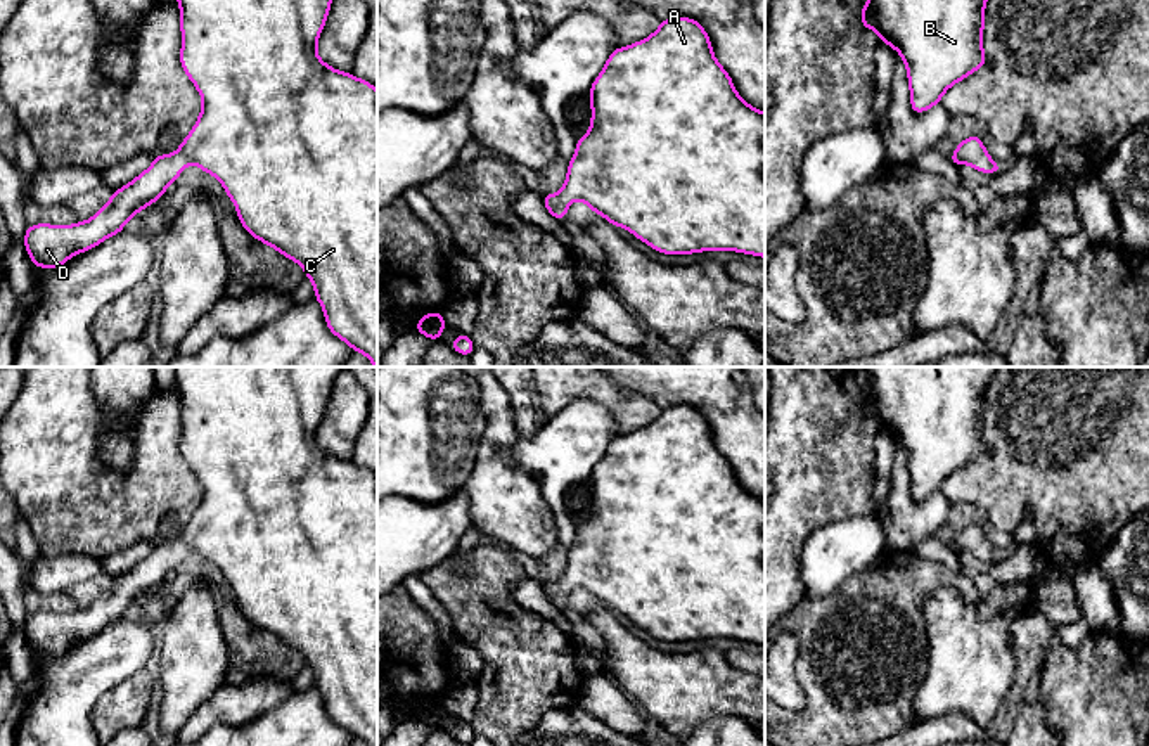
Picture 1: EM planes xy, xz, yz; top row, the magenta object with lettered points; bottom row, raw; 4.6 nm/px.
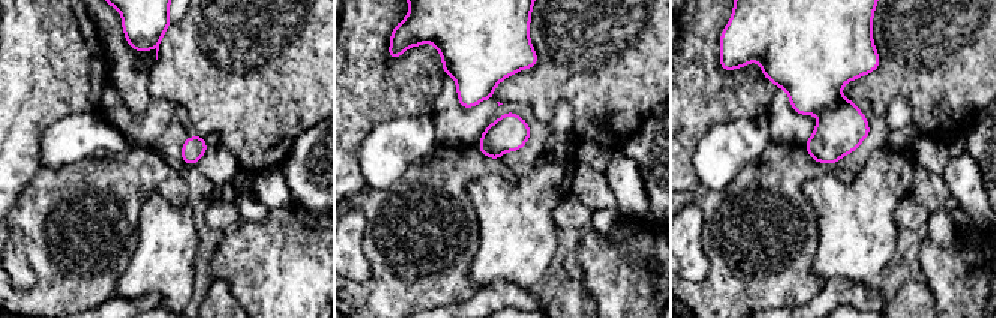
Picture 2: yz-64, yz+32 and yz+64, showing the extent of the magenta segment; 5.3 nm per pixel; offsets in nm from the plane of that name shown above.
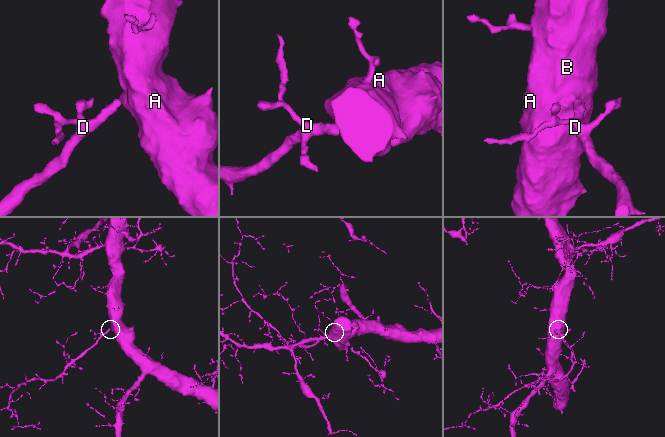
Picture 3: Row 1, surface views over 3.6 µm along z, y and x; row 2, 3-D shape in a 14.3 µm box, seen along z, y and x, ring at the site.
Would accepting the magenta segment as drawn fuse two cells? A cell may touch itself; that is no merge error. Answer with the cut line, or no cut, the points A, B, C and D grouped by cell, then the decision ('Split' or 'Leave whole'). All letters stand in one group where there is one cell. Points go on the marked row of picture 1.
No split. Groups: A B C D. Leave whole

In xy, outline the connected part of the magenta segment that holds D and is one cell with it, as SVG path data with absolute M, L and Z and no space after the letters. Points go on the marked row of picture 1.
M177 0L180 5L182 50L180 64L202 99L202 111L182 140L175 154L157 154L152 164L130 183L111 194L111 199L90 220L59 227L50 223L28 225L24 248L36 268L62 267L74 254L85 253L102 241L123 232L125 223L138 211L154 204L166 194L187 164L199 164L204 173L218 178L232 199L239 223L263 244L272 246L286 258L299 263L315 287L315 299L322 305L329 331L350 344L353 351L363 353L377 367L377 90L367 80L327 66L317 54L317 42L325 26L332 0Z

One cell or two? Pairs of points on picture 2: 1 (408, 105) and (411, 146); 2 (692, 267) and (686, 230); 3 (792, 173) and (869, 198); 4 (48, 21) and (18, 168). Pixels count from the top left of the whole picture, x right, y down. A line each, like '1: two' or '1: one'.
1: two
2: one
3: two
4: one

